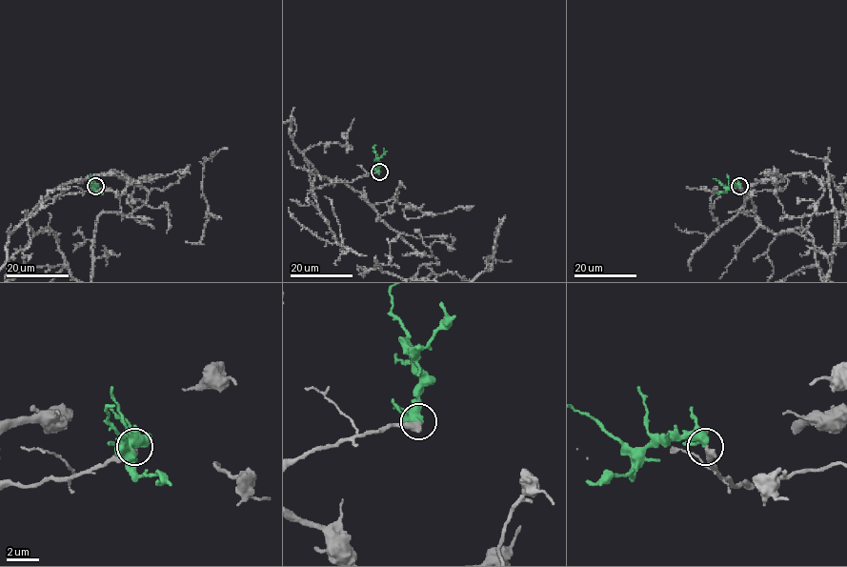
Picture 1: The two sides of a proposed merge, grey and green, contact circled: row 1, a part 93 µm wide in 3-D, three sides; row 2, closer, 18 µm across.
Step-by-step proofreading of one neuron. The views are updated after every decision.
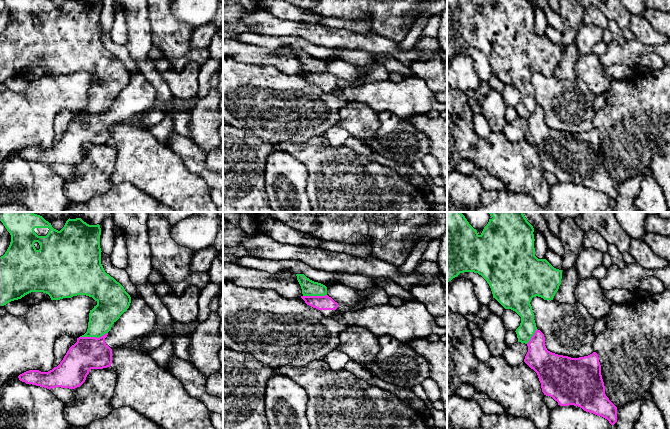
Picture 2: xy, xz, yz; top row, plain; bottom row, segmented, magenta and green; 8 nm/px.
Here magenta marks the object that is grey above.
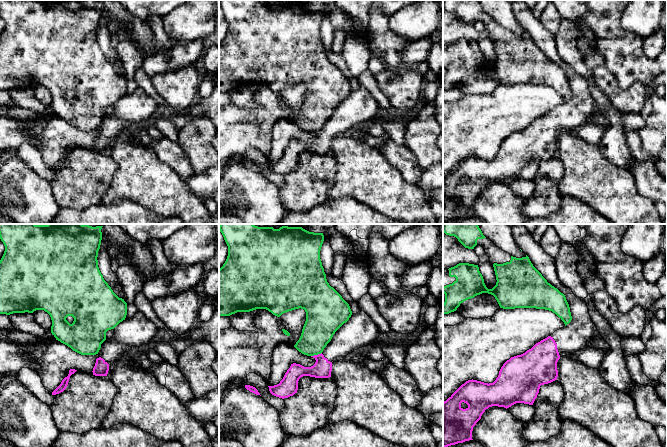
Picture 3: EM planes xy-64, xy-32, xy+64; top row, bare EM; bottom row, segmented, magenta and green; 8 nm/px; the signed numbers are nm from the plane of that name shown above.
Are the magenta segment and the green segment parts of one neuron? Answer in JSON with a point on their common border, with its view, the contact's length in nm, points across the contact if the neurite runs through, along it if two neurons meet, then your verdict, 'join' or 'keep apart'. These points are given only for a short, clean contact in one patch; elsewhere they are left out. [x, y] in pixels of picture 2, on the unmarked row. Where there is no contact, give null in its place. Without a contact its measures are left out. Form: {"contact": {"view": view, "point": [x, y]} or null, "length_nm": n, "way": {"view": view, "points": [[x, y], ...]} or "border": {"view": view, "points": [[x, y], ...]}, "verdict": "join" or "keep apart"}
{"contact": {"view": "xy", "point": [93, 113]}, "length_nm": 220, "border": {"view": "xy", "points": [[107, 108], [98, 113], [80, 113]]}, "verdict": "keep apart"}

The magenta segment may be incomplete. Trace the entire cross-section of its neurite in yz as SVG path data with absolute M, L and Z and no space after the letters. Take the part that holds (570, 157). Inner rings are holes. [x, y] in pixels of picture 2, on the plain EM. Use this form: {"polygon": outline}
{"polygon": "M538 105L527 122L528 128L524 138L537 149L544 171L552 173L560 182L574 181L586 188L601 192L611 201L617 198L617 183L605 170L601 141L596 128L579 134L552 129L547 126L544 110Z"}

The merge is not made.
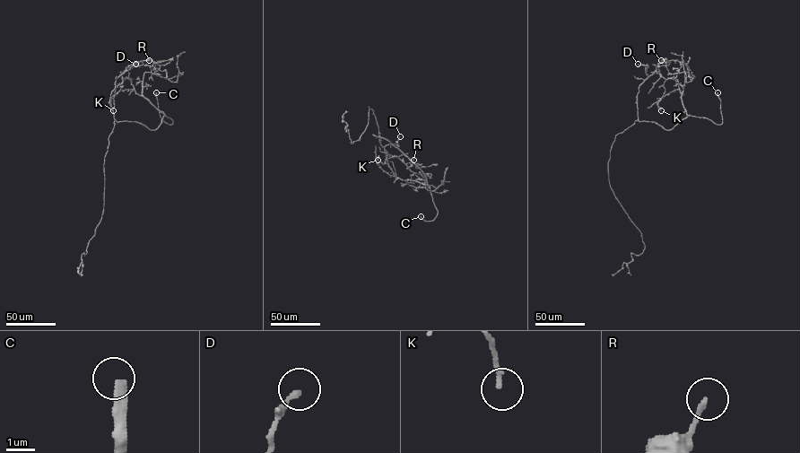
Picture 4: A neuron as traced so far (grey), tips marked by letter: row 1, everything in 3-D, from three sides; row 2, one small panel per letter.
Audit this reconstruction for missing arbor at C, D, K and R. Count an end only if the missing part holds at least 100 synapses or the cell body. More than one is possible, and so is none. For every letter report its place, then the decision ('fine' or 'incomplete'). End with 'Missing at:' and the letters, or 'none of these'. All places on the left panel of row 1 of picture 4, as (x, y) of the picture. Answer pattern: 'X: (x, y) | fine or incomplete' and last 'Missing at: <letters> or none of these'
C: (156, 92) | incomplete
D: (135, 64) | fine
K: (113, 110) | fine
R: (149, 60) | fine
Missing at: C

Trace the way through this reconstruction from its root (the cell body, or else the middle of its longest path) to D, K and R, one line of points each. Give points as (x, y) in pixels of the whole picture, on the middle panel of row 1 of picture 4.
D: (379, 135), (374, 135), (379, 137), (383, 147), (396, 144), (400, 136)
K: (379, 135), (419, 168), (429, 187), (395, 177), (386, 162), (378, 161), (378, 156), (378, 160)
R: (379, 135), (374, 135), (379, 137), (380, 144), (389, 154), (405, 163), (413, 160)

